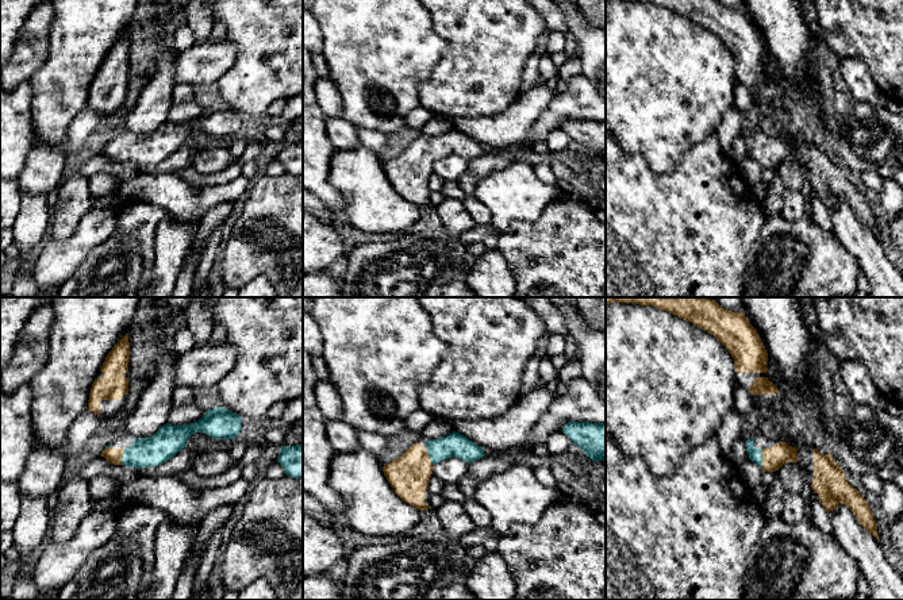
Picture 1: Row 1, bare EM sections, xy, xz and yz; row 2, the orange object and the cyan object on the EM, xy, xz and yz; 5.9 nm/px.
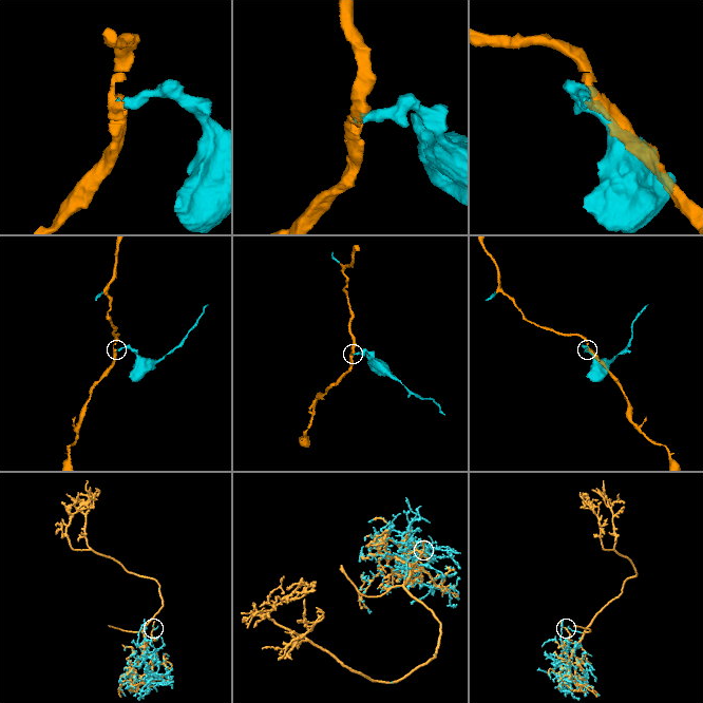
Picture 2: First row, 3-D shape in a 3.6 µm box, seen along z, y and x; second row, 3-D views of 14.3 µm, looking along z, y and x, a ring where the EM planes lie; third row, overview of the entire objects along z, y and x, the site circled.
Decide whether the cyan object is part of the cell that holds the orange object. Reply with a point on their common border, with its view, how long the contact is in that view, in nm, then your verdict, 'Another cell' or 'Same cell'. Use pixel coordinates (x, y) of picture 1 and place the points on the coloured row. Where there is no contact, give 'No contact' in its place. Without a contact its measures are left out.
Touches orange at yz (763, 458). Shared border 110 nm. Same cell

